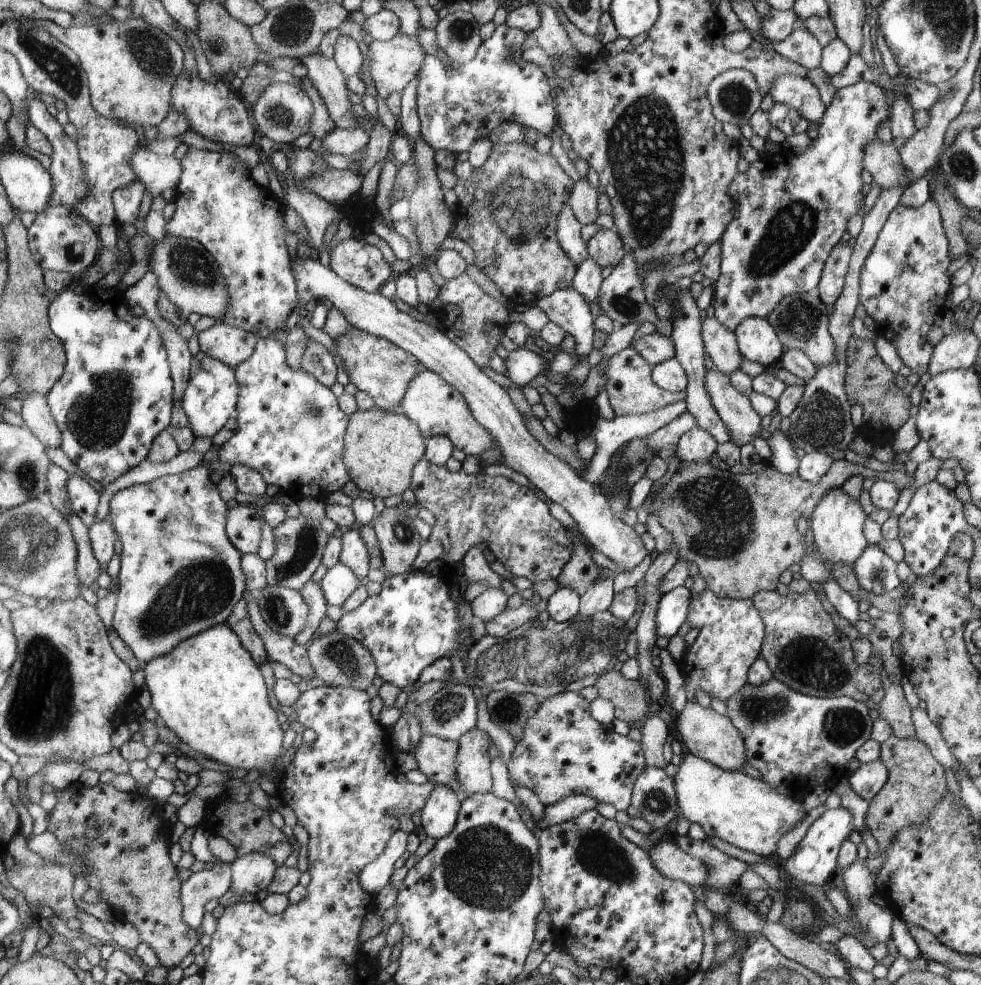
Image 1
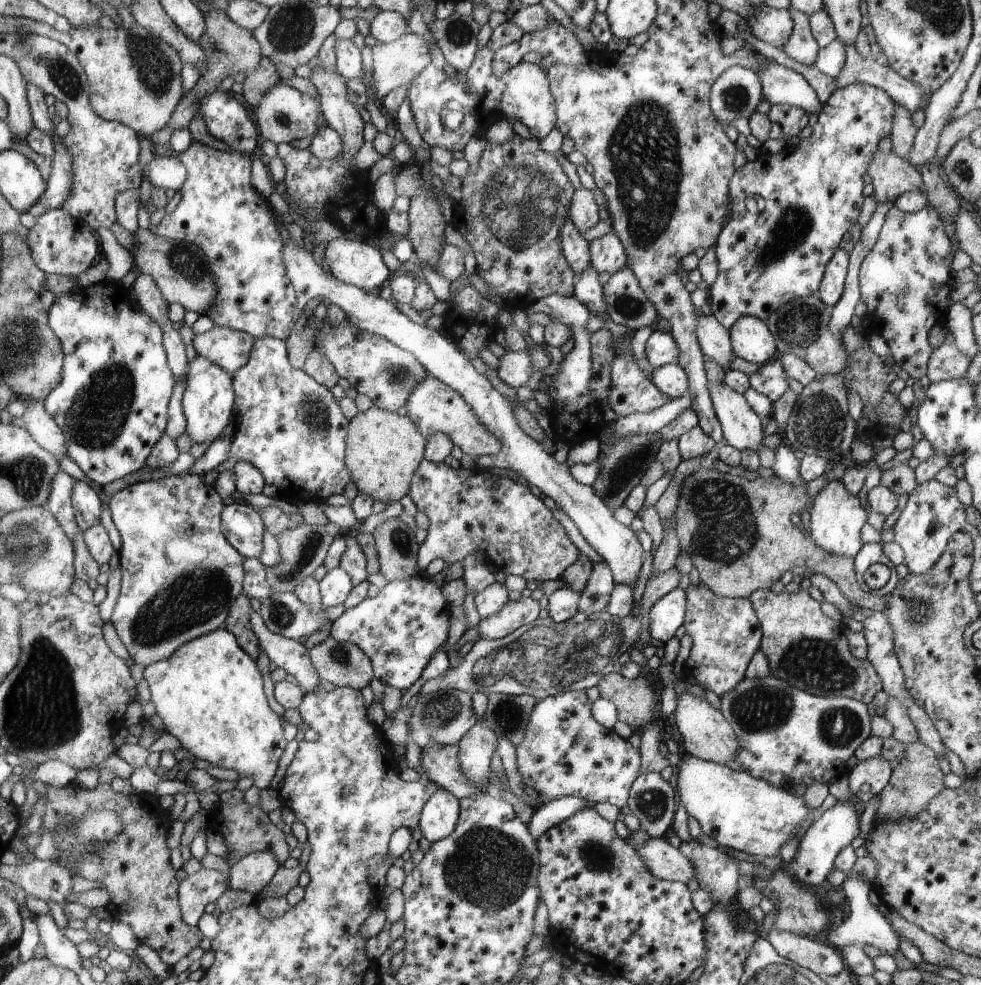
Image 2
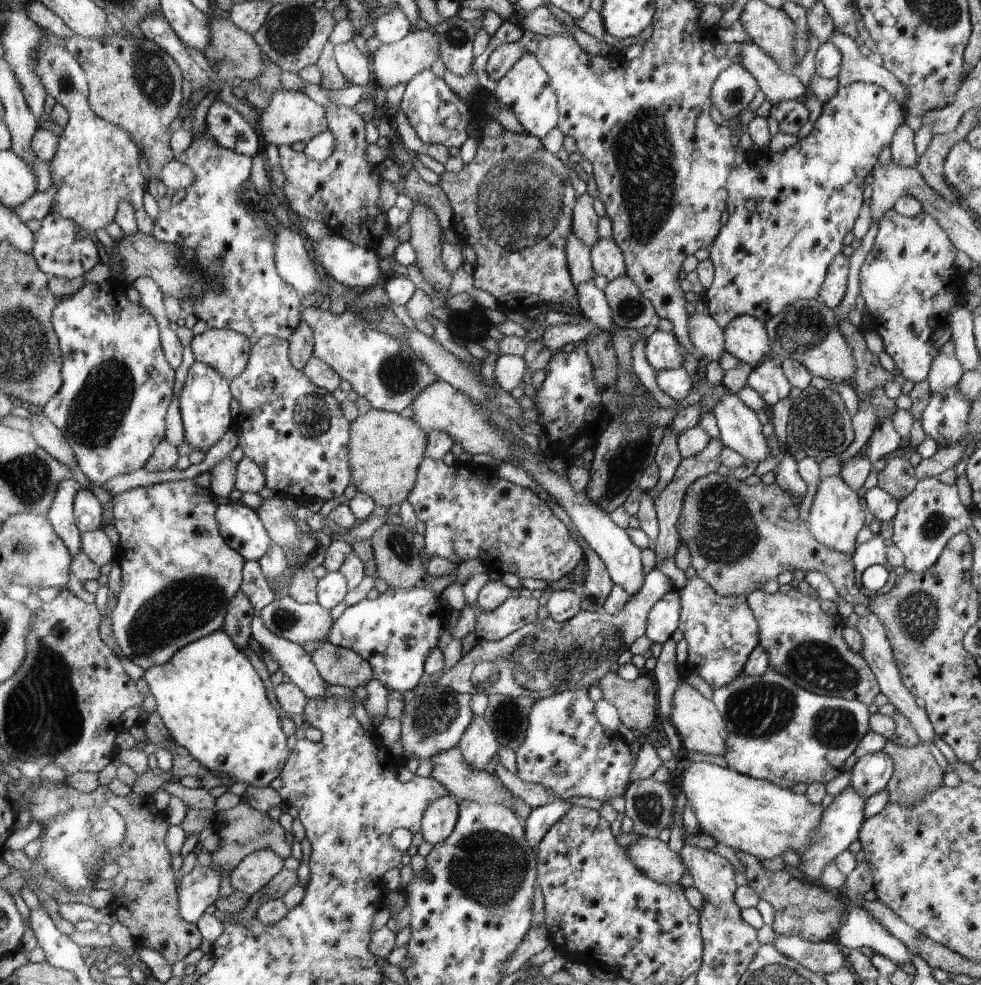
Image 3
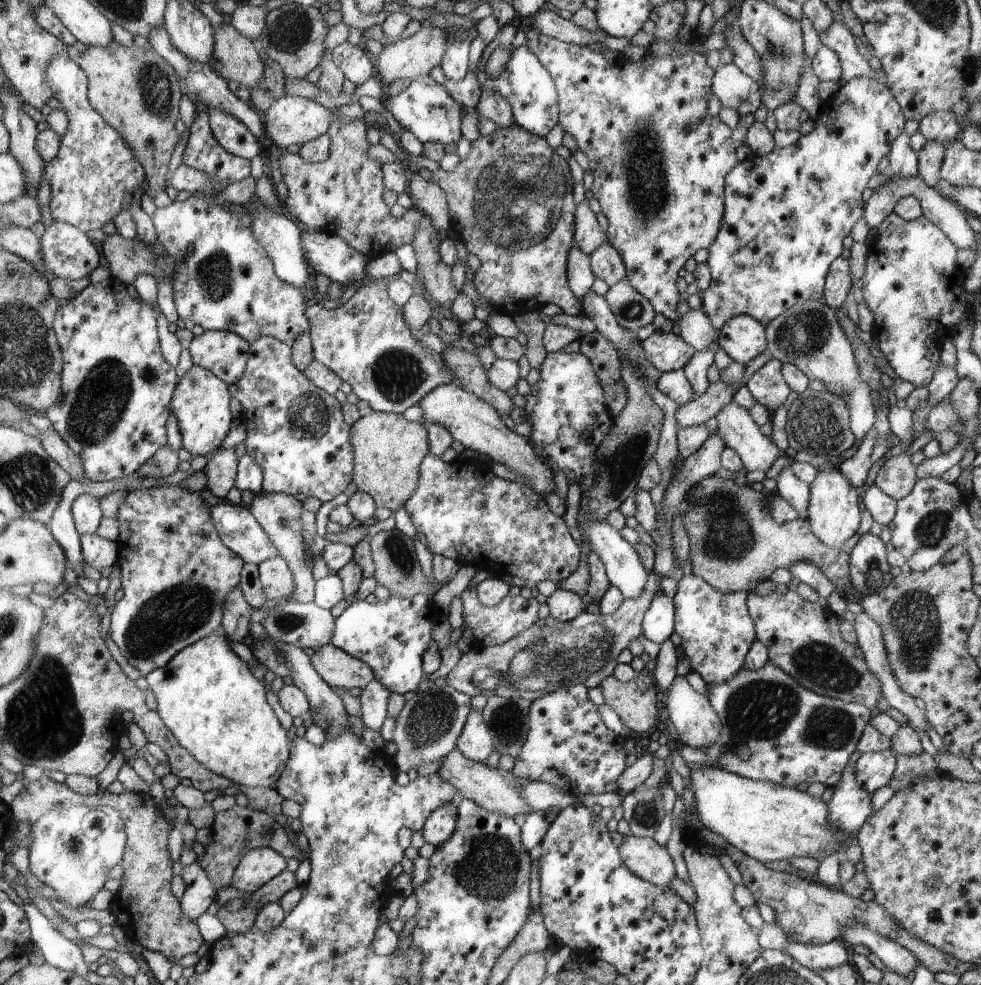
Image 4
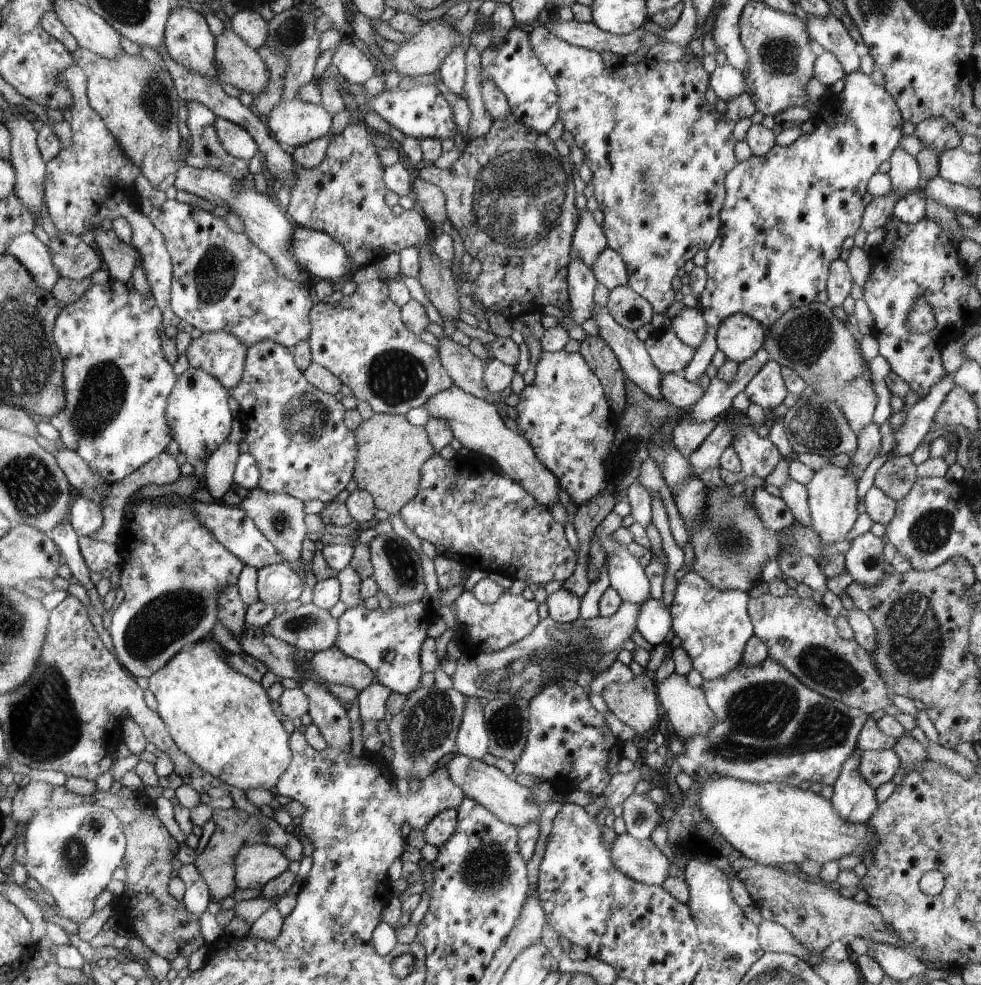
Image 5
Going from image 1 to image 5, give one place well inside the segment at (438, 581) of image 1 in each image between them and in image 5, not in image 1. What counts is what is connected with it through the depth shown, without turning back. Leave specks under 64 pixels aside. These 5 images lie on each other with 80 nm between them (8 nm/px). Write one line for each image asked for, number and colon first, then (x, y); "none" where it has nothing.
2: (403, 628)
3: (395, 633)
4: (390, 636)
5: (390, 642)

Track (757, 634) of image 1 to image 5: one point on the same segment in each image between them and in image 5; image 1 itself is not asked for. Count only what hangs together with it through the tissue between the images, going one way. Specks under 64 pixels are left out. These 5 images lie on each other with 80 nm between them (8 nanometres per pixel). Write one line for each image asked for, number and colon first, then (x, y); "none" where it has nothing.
2: (726, 635)
3: (721, 632)
4: (716, 630)
5: (713, 625)

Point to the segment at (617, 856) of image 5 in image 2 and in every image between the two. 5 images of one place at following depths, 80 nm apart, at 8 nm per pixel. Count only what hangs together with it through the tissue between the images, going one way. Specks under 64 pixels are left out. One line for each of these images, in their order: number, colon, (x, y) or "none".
2: (664, 861)
3: (652, 856)
4: (644, 857)

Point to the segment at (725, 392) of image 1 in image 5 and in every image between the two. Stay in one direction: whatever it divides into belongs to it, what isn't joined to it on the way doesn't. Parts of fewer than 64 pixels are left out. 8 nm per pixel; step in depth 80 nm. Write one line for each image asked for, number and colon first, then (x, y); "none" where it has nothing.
2: (742, 428)
3: (740, 430)
4: (735, 424)
5: (758, 456)

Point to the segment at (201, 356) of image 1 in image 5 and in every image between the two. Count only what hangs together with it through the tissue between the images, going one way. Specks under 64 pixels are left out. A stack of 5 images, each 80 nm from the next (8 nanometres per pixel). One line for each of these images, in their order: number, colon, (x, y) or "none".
2: (208, 401)
3: (204, 402)
4: (200, 403)
5: (197, 411)

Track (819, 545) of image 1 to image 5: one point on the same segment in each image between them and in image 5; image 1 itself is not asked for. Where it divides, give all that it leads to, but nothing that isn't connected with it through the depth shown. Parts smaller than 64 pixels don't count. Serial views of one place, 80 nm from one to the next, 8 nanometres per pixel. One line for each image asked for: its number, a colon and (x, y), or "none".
2: (837, 517)
3: (837, 515)
4: (834, 512)
5: (832, 499)

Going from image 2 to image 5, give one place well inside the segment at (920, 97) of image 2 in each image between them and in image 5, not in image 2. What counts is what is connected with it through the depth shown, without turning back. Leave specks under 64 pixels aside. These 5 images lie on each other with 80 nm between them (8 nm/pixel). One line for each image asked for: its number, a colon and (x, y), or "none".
3: (855, 67)
4: (838, 37)
5: (829, 32)

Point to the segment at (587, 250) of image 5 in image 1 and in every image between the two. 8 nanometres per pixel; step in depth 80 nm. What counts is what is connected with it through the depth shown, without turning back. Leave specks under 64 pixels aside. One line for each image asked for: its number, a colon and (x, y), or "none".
1: (583, 200)
2: (584, 213)
3: (586, 220)
4: (588, 235)

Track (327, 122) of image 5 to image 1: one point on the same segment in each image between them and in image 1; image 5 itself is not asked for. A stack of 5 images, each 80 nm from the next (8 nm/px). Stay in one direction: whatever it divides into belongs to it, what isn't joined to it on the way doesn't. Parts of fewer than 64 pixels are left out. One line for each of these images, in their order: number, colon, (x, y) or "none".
1: (284, 112)
2: (284, 115)
3: (291, 117)
4: (292, 120)

